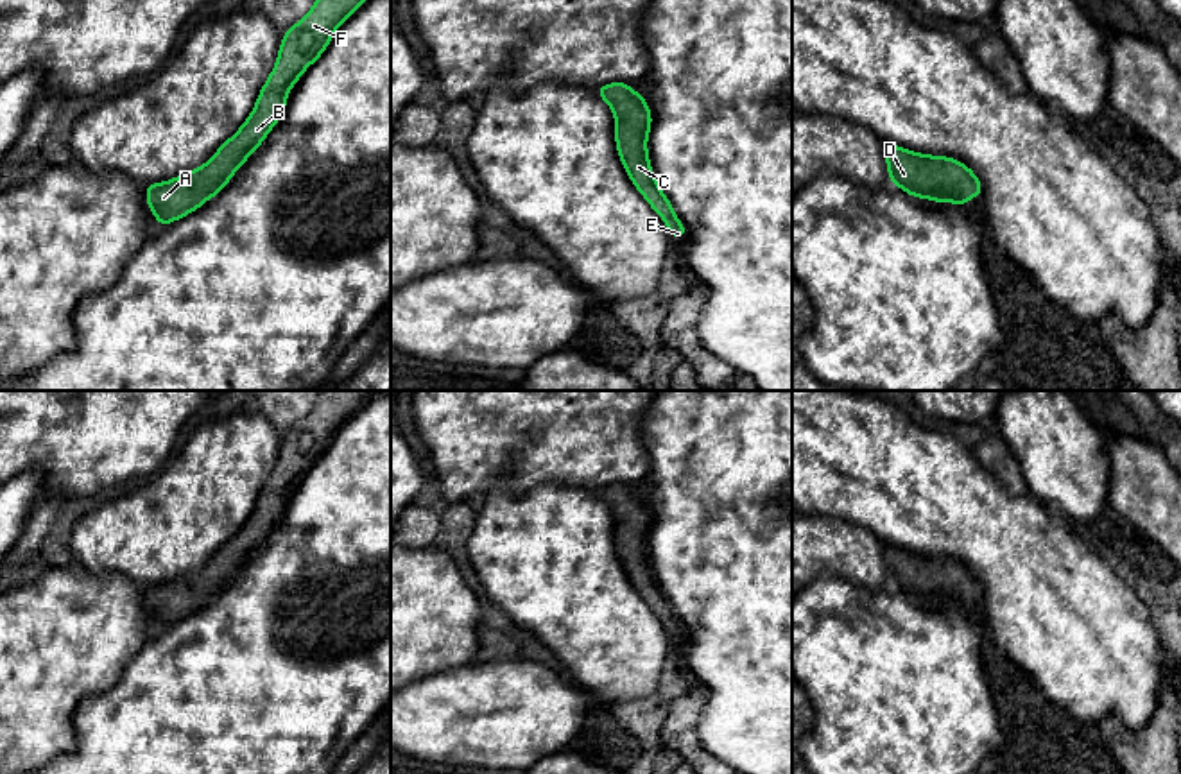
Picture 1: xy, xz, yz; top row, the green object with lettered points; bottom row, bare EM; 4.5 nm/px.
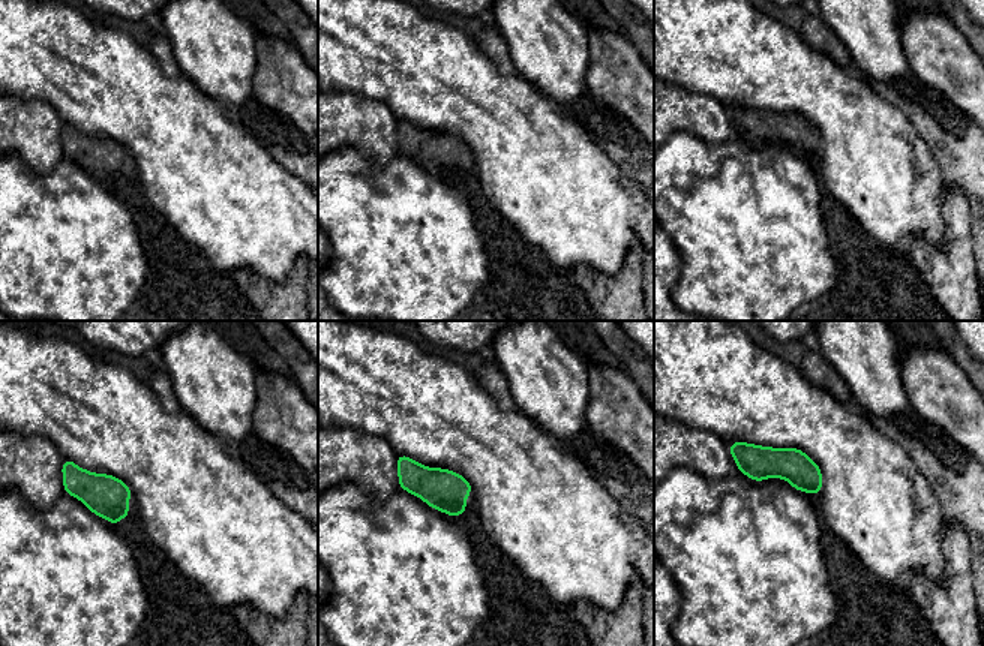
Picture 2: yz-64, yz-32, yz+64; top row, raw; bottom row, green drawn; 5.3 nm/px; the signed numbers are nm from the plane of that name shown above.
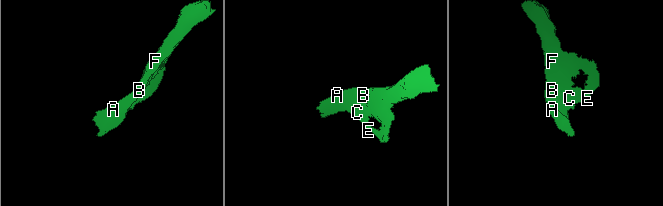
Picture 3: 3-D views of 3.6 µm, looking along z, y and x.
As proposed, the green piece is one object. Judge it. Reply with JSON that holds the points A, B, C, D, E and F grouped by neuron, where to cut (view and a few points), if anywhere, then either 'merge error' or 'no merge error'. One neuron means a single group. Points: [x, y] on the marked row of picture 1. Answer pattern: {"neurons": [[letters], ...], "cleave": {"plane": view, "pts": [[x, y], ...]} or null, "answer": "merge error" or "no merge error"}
{"neurons": [["A", "B", "C", "D", "E", "F"]], "cleave": null, "answer": "no merge error"}

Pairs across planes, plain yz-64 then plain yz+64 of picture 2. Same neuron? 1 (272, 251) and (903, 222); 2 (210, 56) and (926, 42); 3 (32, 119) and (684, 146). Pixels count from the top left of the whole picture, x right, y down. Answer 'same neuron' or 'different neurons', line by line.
1: same neuron
2: different neurons
3: different neurons

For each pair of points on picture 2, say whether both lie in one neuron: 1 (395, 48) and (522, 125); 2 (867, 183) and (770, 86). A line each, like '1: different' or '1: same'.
1: same
2: same

